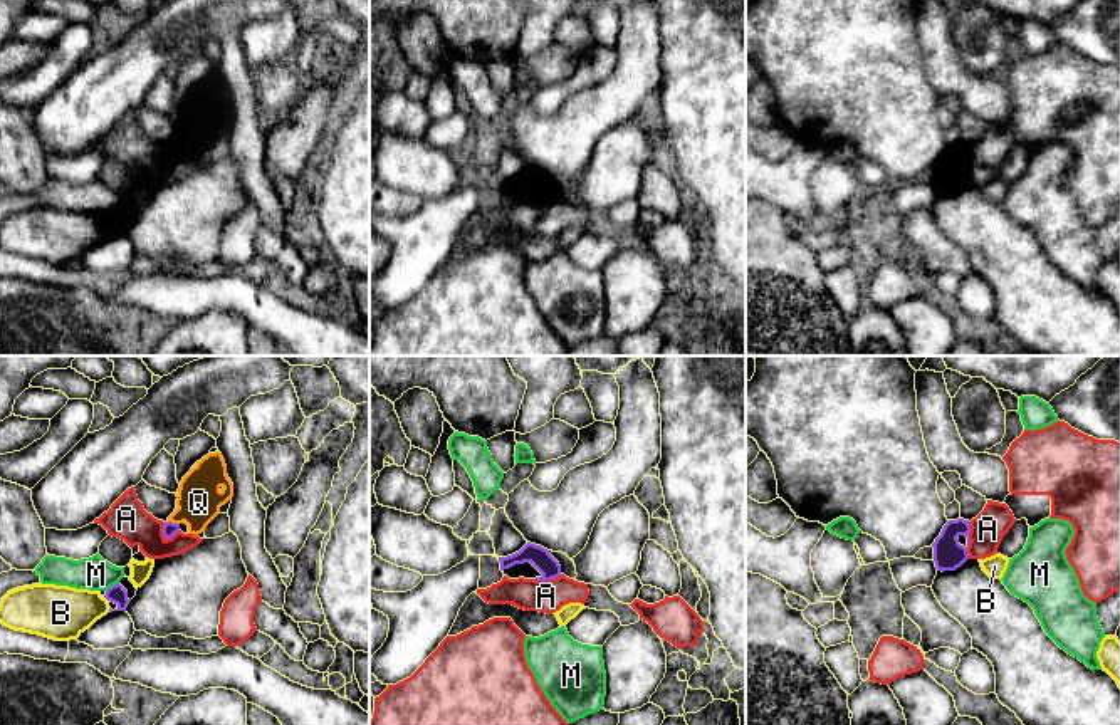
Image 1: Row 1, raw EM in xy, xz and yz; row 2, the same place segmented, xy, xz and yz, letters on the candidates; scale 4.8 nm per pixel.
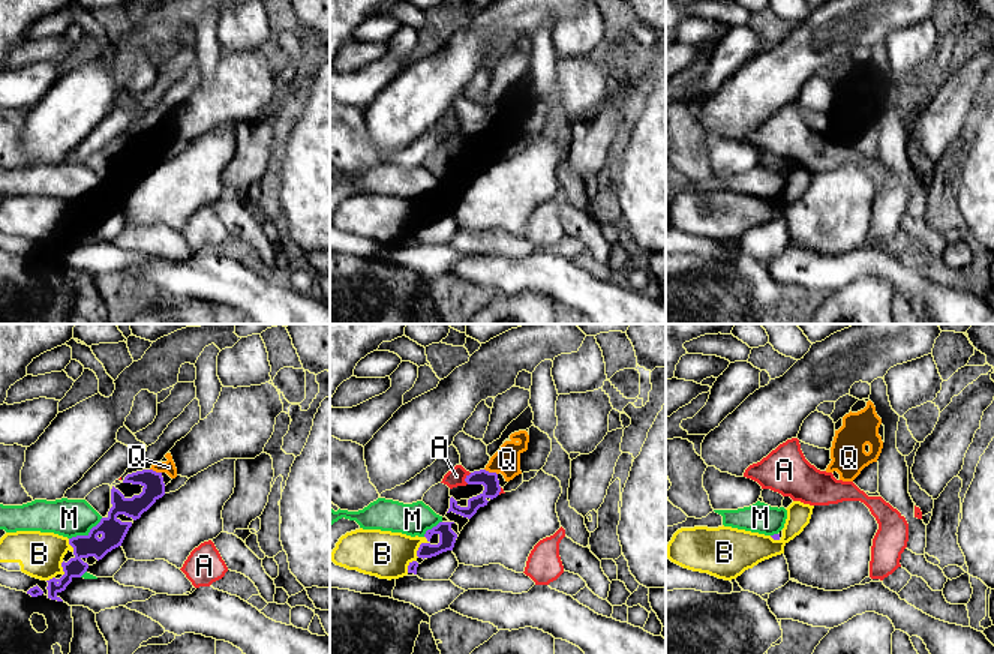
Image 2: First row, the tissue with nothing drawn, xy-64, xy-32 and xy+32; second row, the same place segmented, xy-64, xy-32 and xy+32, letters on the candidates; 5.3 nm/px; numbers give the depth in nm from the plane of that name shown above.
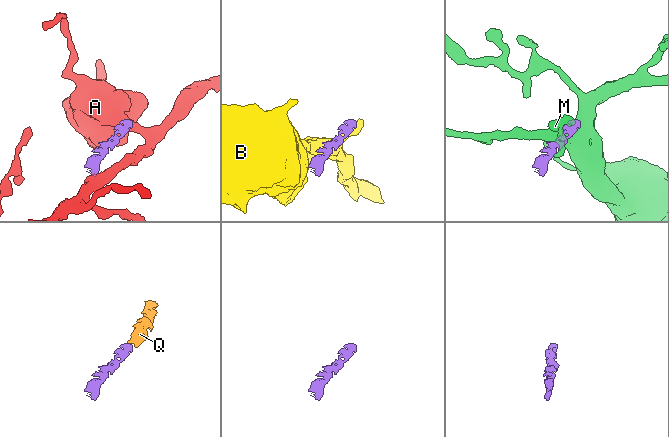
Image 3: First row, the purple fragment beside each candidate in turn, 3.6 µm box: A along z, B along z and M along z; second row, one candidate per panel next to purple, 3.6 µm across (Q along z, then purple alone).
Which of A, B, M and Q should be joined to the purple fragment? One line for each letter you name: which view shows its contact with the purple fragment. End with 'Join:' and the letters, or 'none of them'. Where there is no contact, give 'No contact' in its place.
Q: Touches purple in xy
Join: Q

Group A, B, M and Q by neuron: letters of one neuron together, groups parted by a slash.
A / B / M / Q

